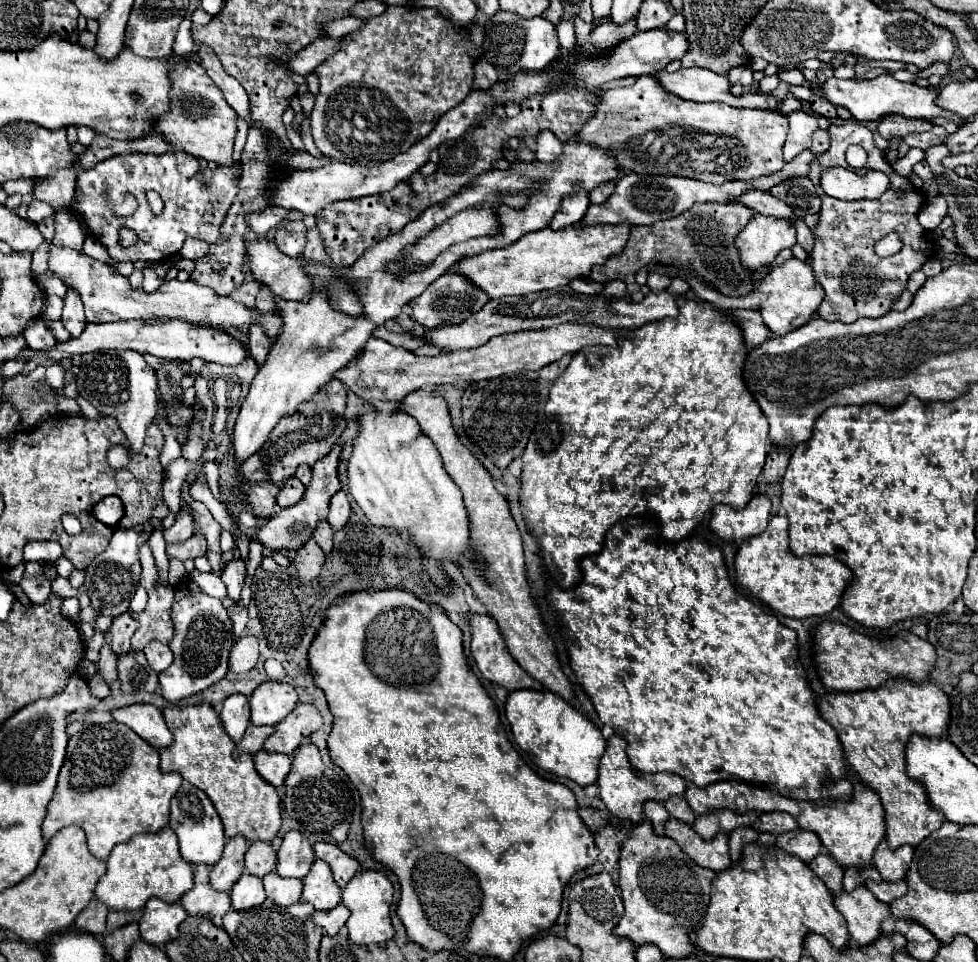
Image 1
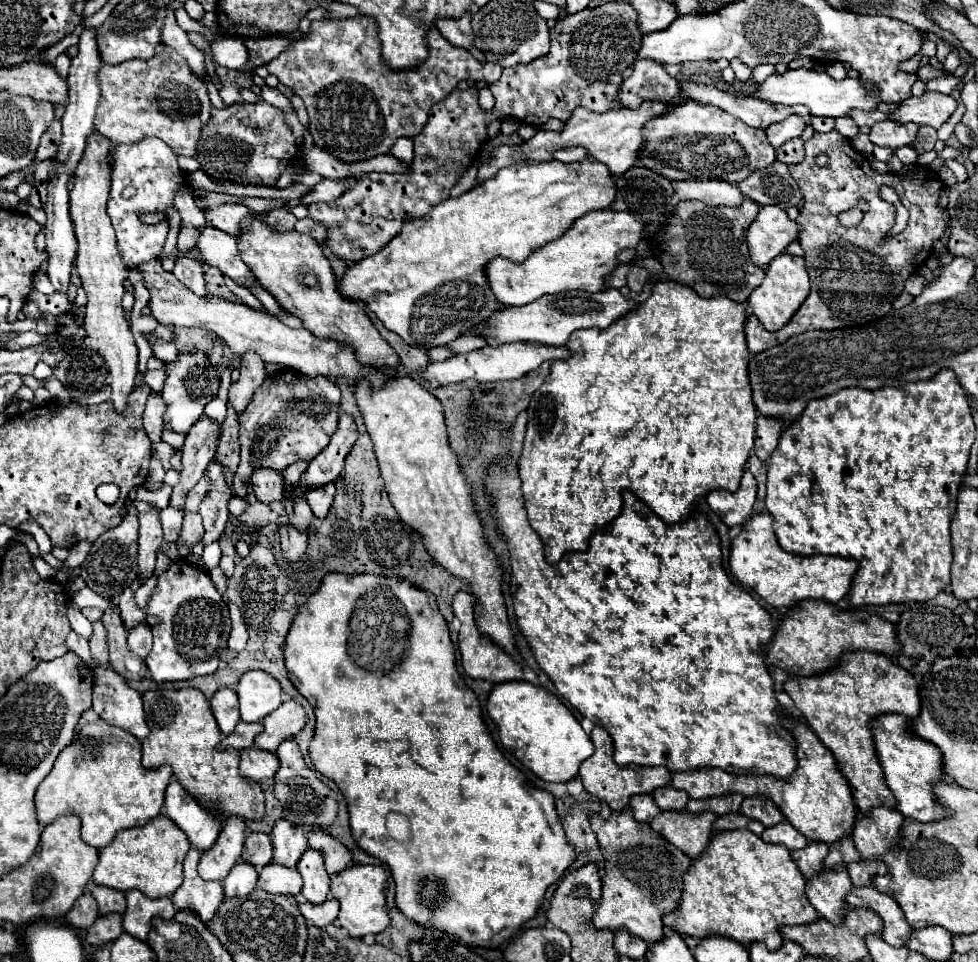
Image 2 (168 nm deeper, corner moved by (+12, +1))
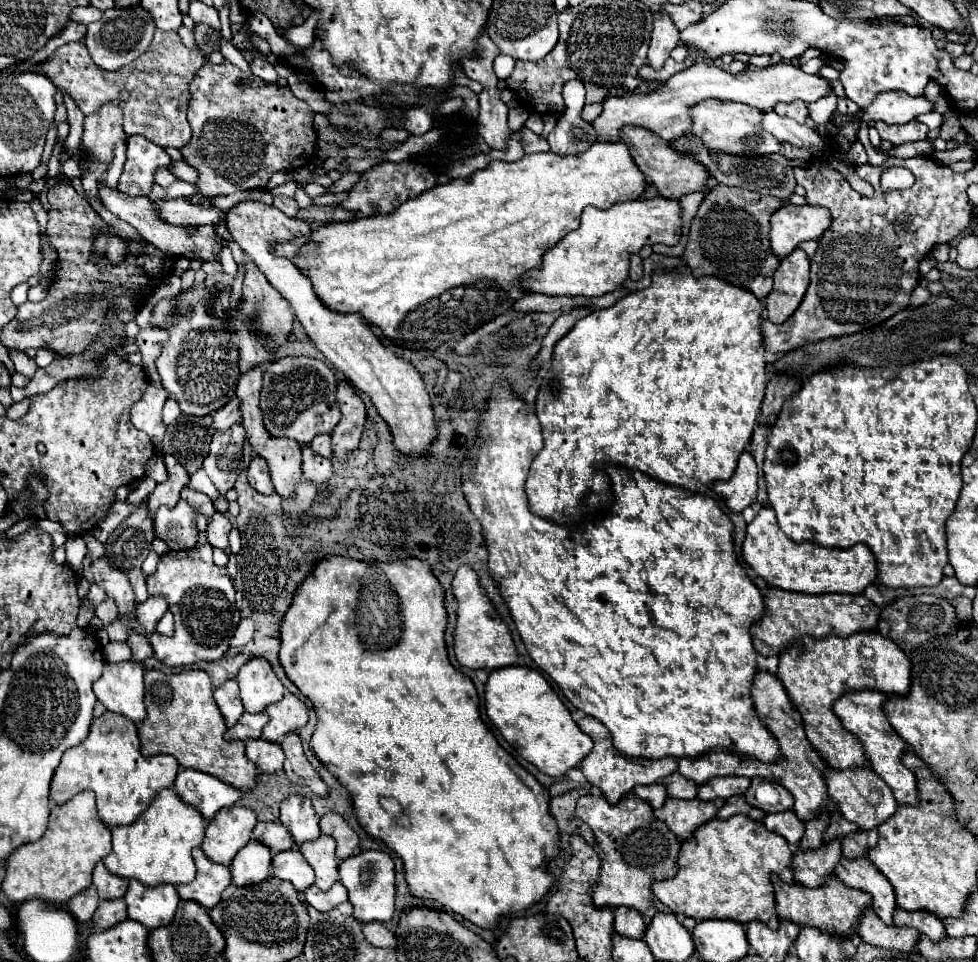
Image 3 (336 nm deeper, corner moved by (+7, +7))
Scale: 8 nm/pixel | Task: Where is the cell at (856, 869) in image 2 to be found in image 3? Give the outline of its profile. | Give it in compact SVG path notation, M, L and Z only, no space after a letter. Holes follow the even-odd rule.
M871 829L871 831L857 831L855 835L851 837L845 837L841 841L841 847L843 847L843 855L847 855L849 859L859 859L859 857L867 857L869 849L873 849L877 845L877 829Z

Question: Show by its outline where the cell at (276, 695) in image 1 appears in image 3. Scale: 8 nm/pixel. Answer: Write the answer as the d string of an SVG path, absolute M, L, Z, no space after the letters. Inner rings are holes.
M263 657L247 661L239 673L237 683L241 689L241 701L247 713L261 713L267 705L281 701L285 687L277 679L273 667Z

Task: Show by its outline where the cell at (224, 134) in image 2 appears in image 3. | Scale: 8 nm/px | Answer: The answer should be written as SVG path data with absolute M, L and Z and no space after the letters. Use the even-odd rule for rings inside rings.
M225 61L223 65L207 63L205 67L201 67L191 83L191 95L193 99L187 111L187 119L191 123L193 137L181 149L181 153L185 161L199 171L197 189L203 197L265 189L273 173L299 169L313 161L315 143L317 143L317 135L313 129L313 111L305 101L297 99L289 87L269 85L255 75L245 75L241 69ZM237 81L243 81L245 89L239 89Z

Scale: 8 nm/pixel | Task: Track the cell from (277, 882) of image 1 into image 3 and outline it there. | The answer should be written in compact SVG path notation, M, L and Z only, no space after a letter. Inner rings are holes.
M297 849L277 853L271 861L271 871L273 877L291 881L297 891L305 891L309 885L313 885L313 869Z

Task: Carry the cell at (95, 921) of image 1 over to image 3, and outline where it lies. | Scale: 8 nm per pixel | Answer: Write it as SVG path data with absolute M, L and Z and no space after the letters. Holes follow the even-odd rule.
M93 885L87 887L87 889L81 891L79 895L75 895L75 897L71 899L71 903L67 903L67 905L69 905L69 911L75 915L77 921L87 923L87 921L93 917L97 905L99 905L99 897L97 897L95 887L93 887Z

